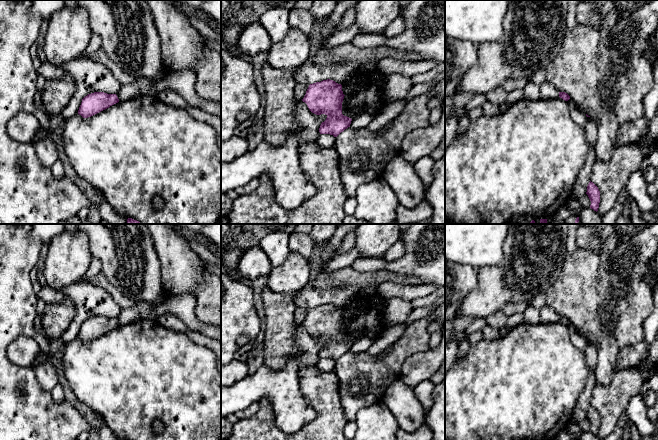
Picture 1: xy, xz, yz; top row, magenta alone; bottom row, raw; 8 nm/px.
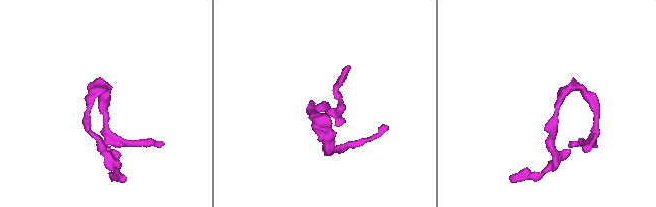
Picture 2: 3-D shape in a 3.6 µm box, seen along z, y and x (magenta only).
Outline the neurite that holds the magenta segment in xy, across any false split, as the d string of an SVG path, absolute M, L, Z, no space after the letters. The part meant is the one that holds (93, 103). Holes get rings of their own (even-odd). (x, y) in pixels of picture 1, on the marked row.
M94 92L82 99L78 114L83 118L91 117L119 102L116 94Z

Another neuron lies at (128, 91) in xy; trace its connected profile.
M136 83L122 85L117 97L119 101L130 100L140 95L140 88Z

